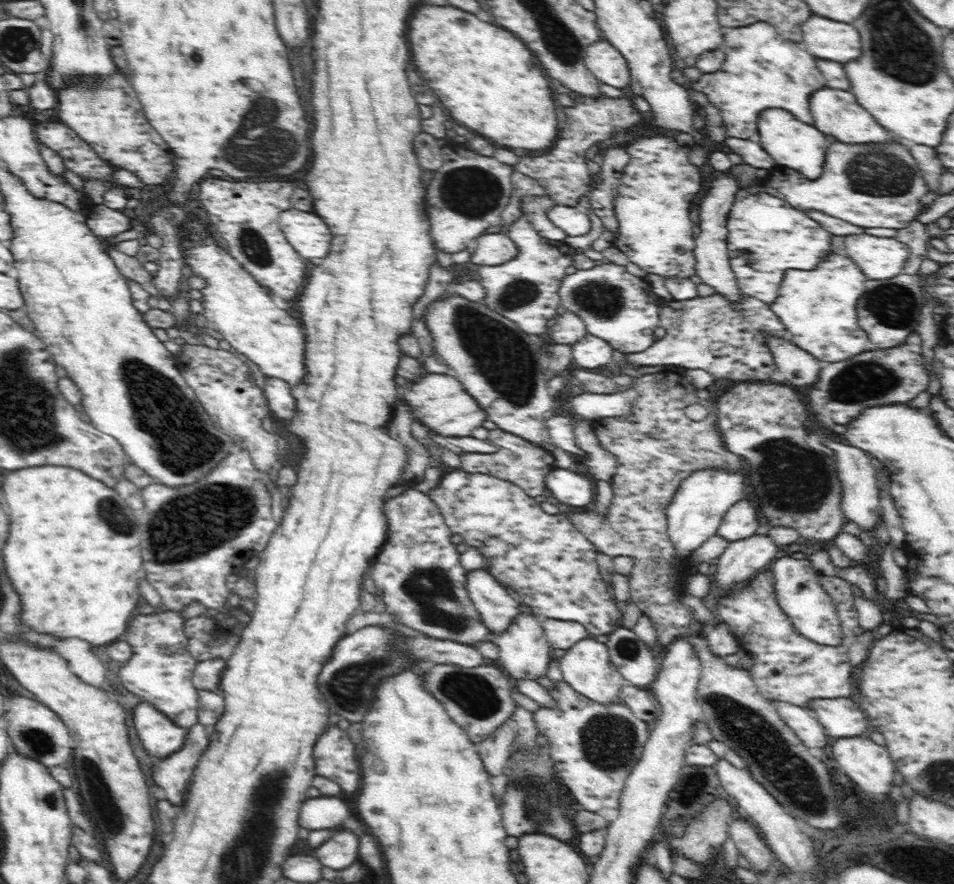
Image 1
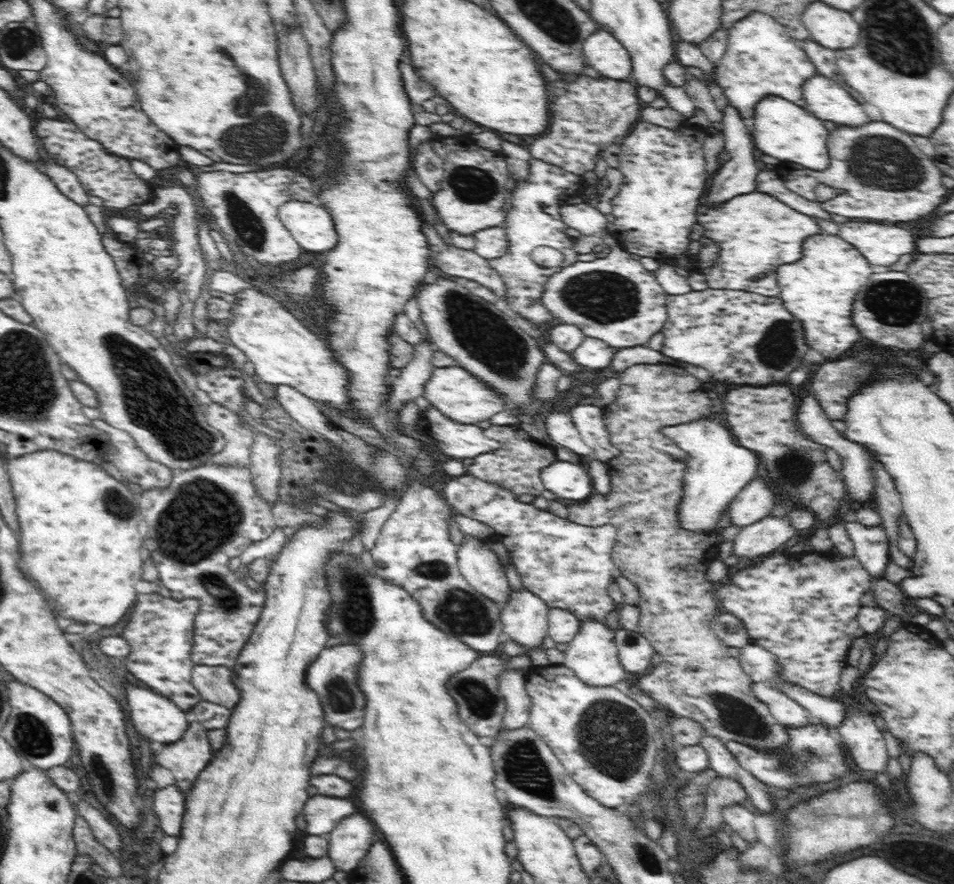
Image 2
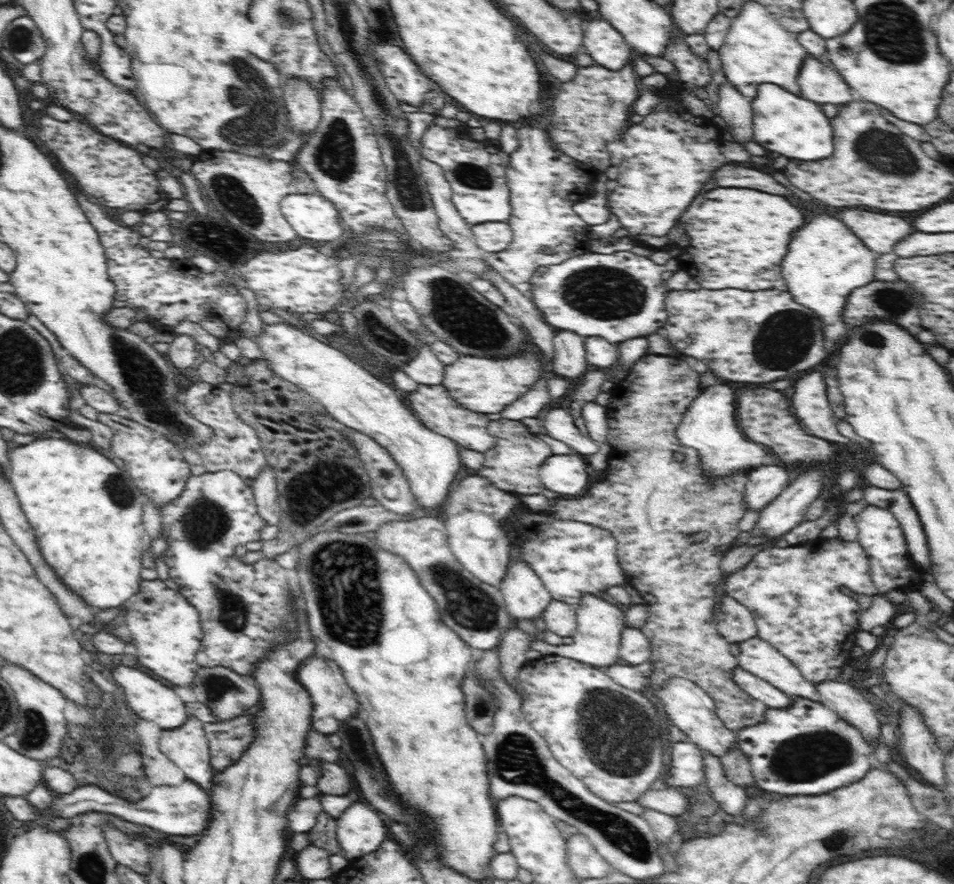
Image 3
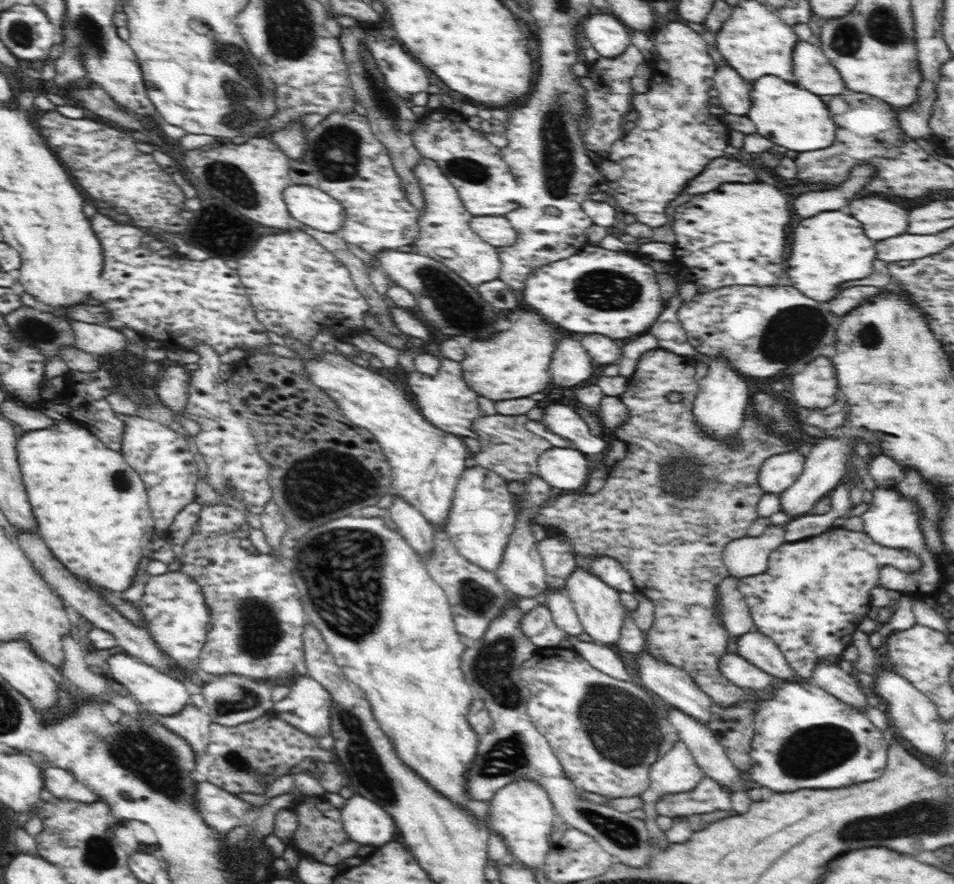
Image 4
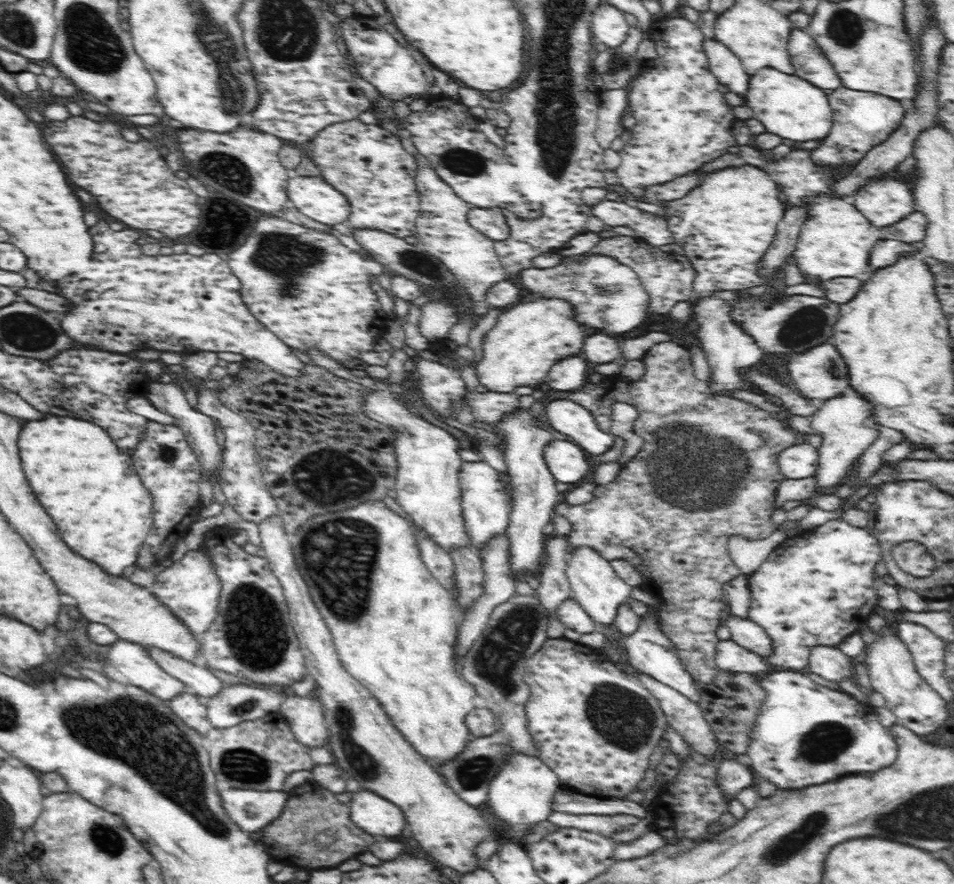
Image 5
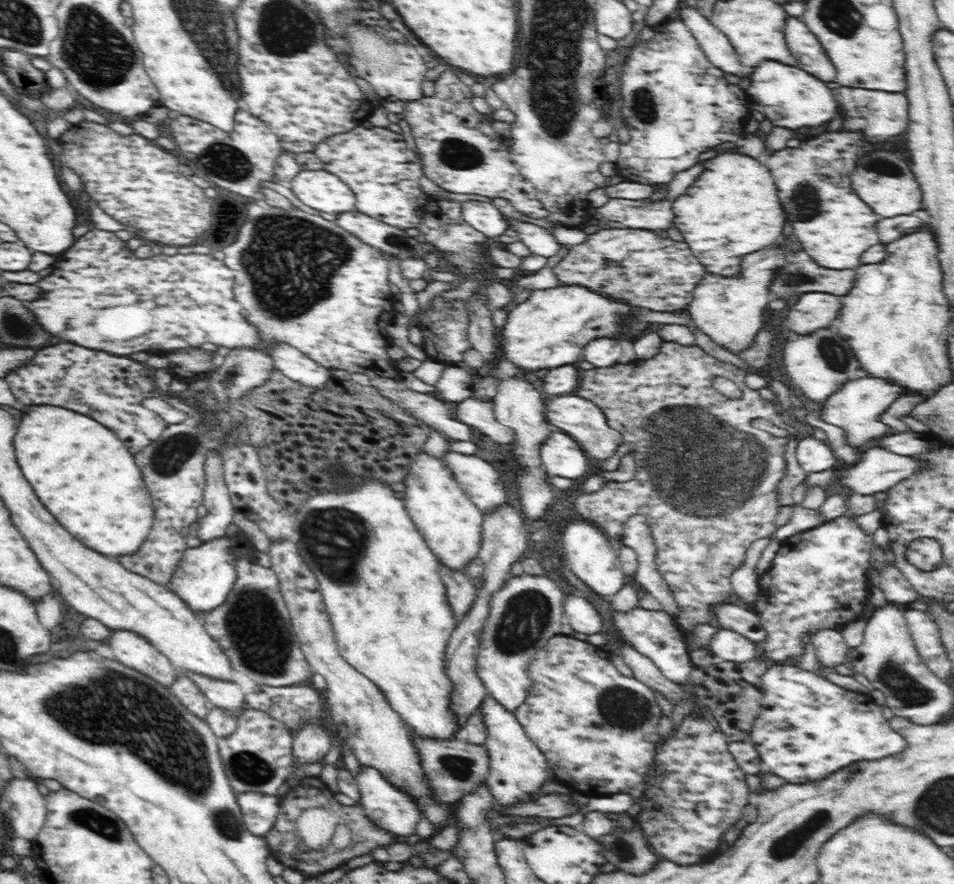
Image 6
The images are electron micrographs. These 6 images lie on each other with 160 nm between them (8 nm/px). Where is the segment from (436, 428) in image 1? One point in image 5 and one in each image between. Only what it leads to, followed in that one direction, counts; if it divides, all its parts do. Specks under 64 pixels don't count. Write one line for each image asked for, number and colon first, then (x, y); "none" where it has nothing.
2: (453, 390)
3: (485, 385)
4: (514, 363)
5: (528, 338)

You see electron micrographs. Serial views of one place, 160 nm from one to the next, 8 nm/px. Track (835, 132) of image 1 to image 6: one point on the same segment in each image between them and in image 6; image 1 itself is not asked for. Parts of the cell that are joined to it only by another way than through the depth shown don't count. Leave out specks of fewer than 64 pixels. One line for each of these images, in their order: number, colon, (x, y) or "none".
2: (825, 99)
3: (822, 84)
4: (812, 70)
5: (810, 63)
6: (807, 49)

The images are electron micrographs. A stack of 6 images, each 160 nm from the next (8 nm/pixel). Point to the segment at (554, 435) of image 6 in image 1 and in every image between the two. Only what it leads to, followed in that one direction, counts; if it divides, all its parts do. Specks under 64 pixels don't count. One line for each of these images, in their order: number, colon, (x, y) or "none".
1: (575, 490)
2: (567, 480)
3: (569, 475)
4: (566, 468)
5: (567, 462)

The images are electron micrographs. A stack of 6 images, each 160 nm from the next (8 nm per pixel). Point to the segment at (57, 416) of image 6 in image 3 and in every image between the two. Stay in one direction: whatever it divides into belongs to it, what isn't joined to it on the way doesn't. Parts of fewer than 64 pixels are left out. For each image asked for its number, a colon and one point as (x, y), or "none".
3: (90, 533)
4: (91, 506)
5: (102, 509)

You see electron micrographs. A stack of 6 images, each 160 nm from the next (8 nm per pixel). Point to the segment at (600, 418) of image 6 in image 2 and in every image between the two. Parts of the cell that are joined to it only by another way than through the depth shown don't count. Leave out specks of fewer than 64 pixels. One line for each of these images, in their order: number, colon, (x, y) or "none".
2: (559, 426)
3: (558, 423)
4: (562, 420)
5: (566, 417)

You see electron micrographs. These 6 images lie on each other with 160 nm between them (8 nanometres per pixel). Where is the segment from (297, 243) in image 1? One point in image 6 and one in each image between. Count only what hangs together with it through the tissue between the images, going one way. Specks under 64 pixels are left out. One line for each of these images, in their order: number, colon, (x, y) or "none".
2: (312, 227)
3: (314, 217)
4: (307, 205)
5: (311, 195)
6: (320, 190)

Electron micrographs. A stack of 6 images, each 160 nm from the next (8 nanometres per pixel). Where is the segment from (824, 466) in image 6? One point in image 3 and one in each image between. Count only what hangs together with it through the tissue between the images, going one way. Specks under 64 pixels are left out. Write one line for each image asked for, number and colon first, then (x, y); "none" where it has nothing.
3: (765, 483)
4: (779, 472)
5: (801, 460)

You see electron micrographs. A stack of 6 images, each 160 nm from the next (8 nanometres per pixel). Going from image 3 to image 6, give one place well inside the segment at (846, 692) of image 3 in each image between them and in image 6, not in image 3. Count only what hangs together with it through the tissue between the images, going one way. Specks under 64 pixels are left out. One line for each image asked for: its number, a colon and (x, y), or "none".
4: (829, 676)
5: (830, 662)
6: (831, 650)

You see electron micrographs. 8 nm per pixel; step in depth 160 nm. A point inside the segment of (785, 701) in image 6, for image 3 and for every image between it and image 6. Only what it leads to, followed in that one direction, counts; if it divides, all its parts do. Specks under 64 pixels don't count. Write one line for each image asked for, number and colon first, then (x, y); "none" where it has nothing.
3: (805, 748)
4: (804, 738)
5: (804, 734)

